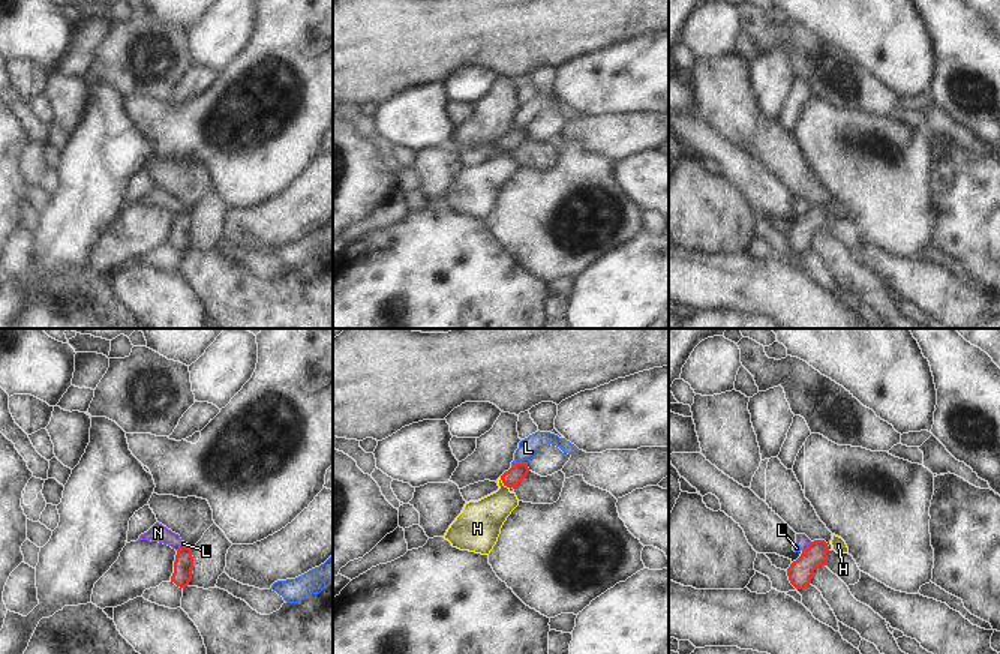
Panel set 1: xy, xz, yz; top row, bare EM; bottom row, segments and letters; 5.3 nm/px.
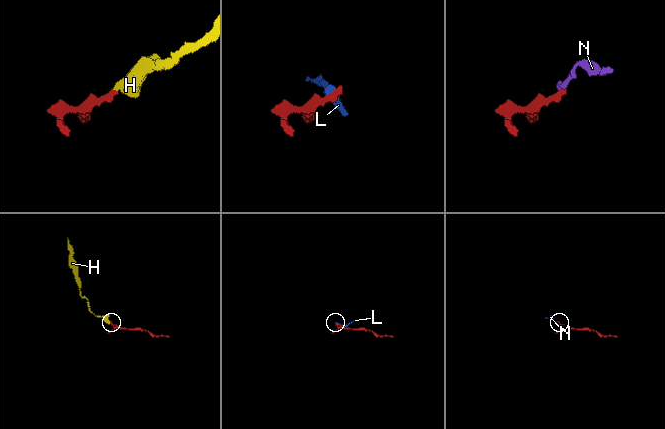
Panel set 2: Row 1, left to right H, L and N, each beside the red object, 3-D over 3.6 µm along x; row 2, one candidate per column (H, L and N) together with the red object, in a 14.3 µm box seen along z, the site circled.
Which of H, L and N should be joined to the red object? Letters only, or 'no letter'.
H

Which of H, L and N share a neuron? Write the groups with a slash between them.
H / L N

